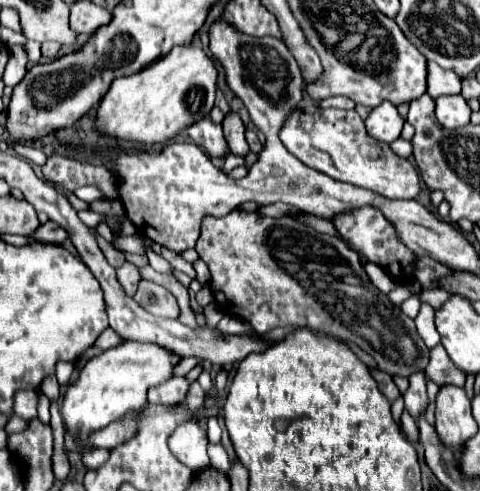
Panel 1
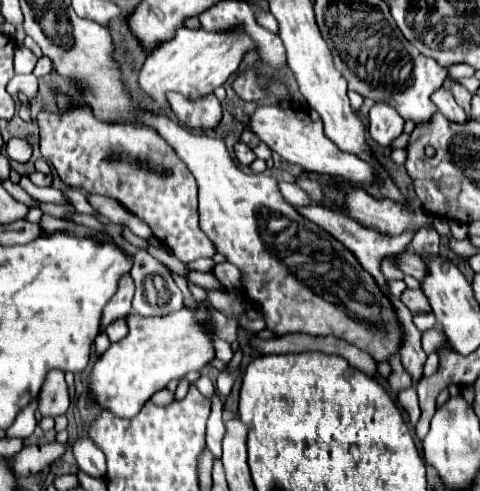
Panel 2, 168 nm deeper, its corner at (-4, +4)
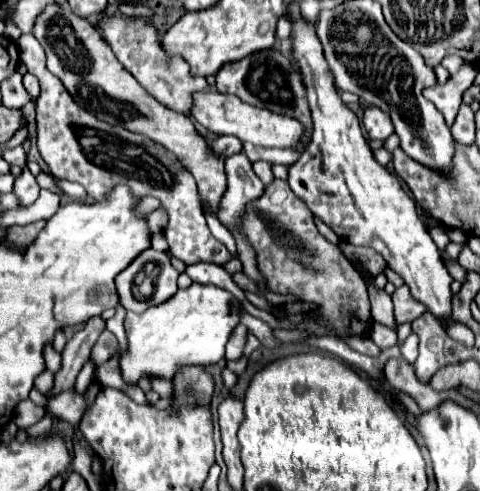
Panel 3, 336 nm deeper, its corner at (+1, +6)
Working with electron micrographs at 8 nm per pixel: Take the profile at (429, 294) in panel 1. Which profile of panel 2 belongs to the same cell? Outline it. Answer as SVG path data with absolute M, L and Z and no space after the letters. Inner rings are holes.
M405 290L403 294L401 294L401 302L411 310L411 312L427 312L427 310L431 310L429 308L429 302L427 302L427 296L421 292L421 290Z

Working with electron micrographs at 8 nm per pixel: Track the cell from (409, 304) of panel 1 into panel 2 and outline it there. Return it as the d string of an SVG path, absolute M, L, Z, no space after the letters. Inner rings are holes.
M432 311L426 314L413 314L412 317L415 326L420 332L424 332L425 330L432 328L436 323L436 318Z

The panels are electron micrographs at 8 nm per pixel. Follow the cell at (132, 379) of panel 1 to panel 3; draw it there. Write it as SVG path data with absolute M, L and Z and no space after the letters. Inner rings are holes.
M192 284L186 290L178 290L170 300L158 306L150 306L142 314L128 312L124 326L128 334L128 352L120 352L120 364L122 364L122 376L128 384L136 384L140 378L170 378L180 366L210 366L224 358L226 342L232 334L232 330L240 322L242 304L224 288L212 286L212 284Z

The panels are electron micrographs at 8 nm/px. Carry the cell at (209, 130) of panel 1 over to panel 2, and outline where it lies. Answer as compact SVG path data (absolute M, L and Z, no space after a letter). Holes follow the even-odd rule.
M167 94L167 98L177 120L193 132L215 130L223 118L221 104L215 94L197 100L187 100L181 94Z

